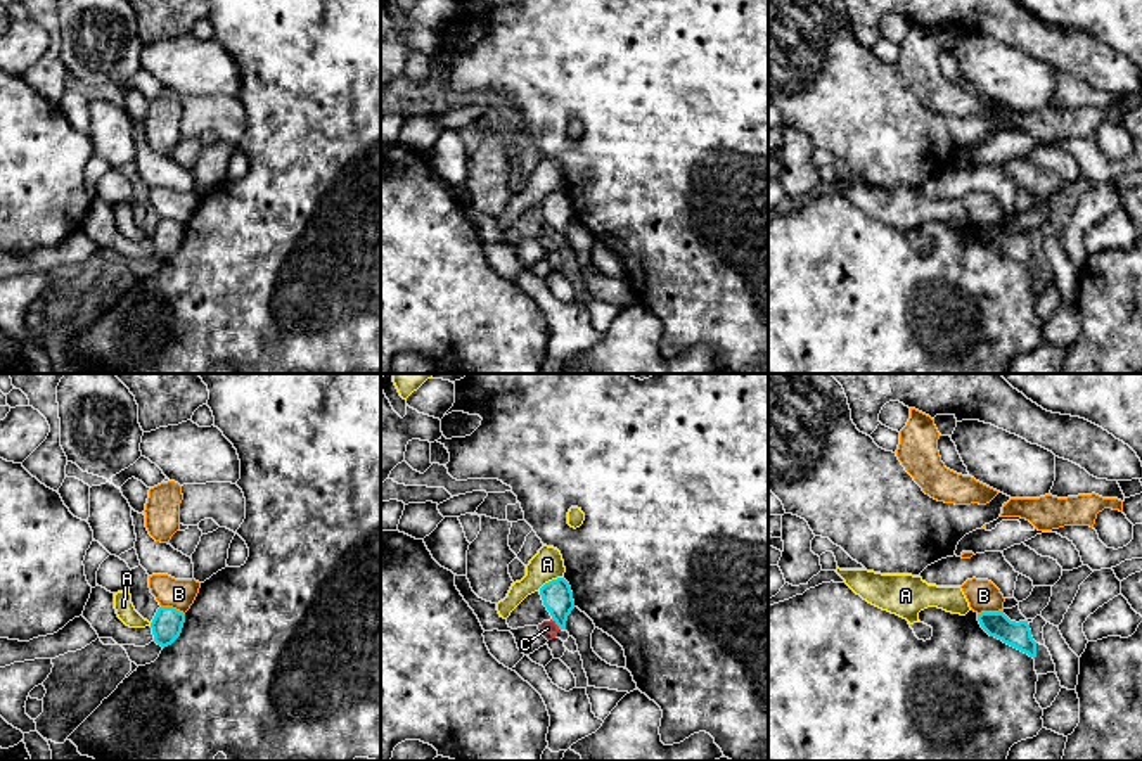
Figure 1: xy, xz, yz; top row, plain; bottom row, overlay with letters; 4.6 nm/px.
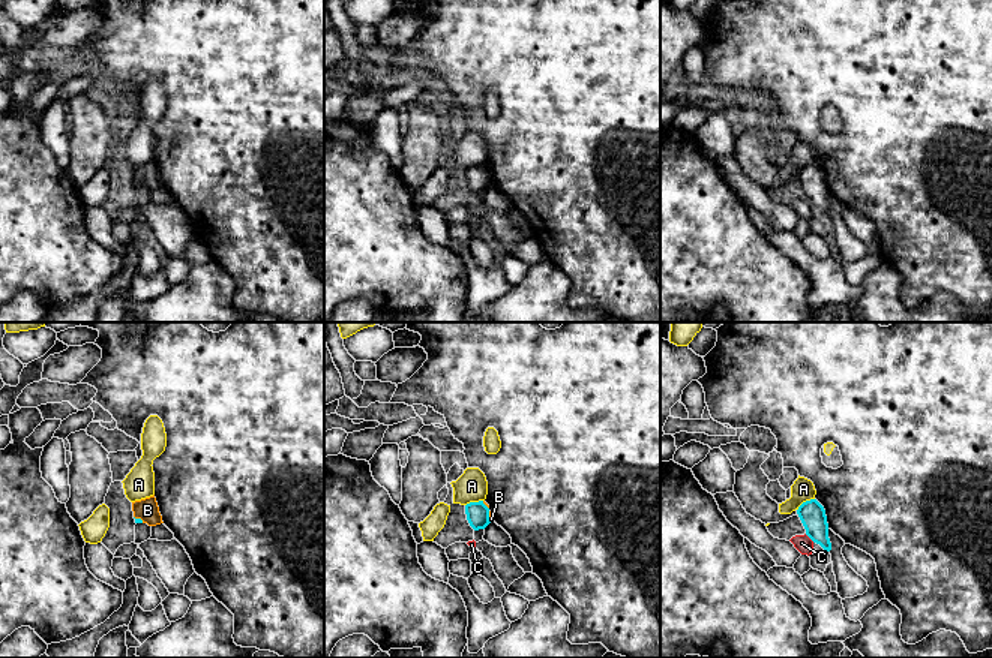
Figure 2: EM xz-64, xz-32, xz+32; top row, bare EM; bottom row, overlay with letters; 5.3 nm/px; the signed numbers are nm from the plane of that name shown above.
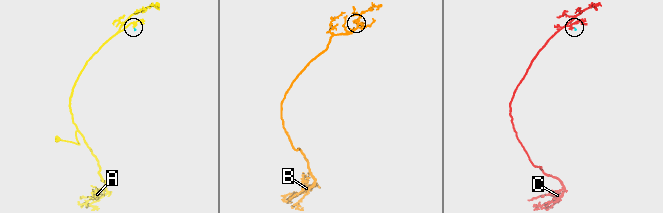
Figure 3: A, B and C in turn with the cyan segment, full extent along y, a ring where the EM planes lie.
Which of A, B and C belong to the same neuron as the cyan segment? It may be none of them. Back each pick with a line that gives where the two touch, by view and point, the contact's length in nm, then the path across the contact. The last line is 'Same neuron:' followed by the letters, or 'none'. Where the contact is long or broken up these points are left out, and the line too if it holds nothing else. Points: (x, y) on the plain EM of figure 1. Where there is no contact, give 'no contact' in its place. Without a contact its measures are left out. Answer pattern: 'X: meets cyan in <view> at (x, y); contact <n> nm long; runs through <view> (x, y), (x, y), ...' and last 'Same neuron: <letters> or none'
Same neuron: none

